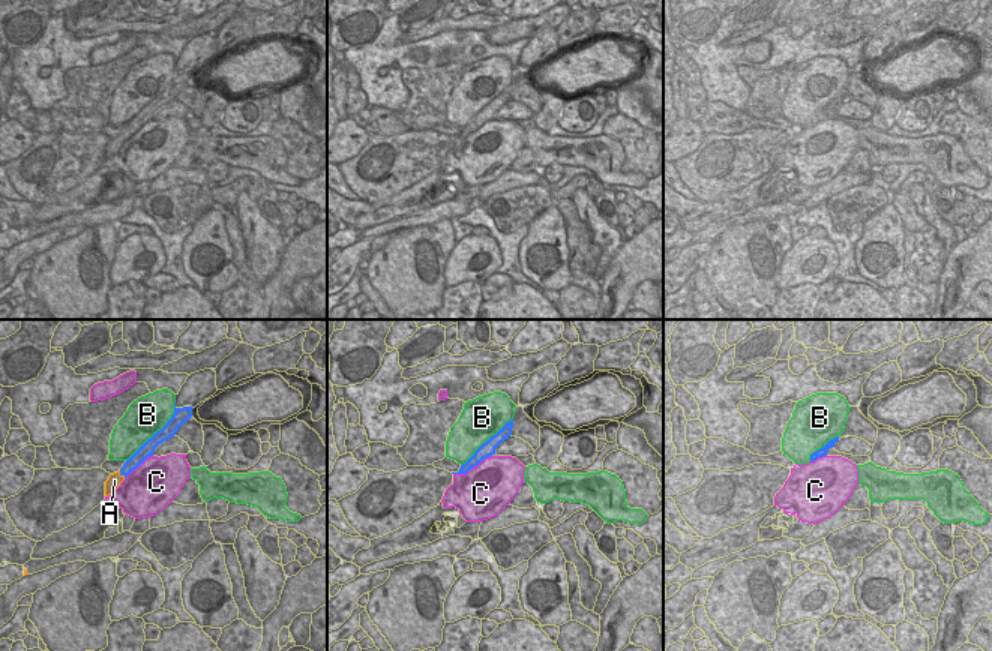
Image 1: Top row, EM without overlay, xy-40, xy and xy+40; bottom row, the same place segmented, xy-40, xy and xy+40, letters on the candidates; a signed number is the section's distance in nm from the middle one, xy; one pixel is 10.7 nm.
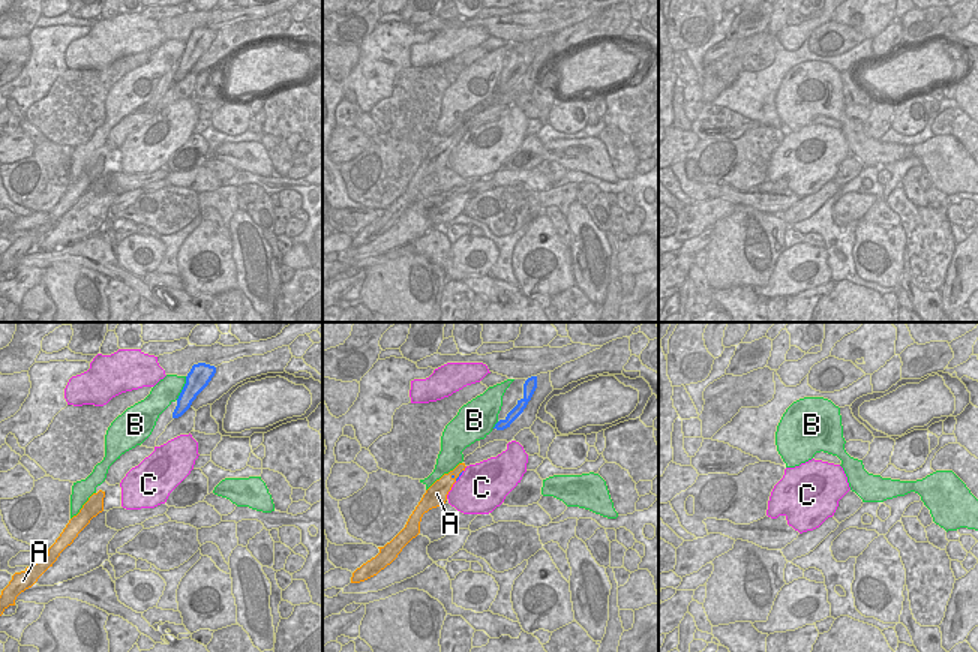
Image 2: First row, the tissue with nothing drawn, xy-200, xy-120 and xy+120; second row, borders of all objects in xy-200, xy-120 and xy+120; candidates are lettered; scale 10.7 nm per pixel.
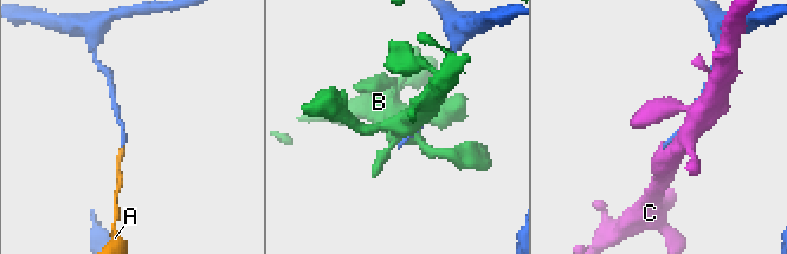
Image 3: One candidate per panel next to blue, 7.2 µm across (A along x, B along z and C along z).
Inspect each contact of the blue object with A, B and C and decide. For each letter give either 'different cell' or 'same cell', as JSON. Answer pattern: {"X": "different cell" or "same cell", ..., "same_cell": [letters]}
{"A": "same cell", "B": "different cell", "C": "different cell", "same_cell": ["A"]}

